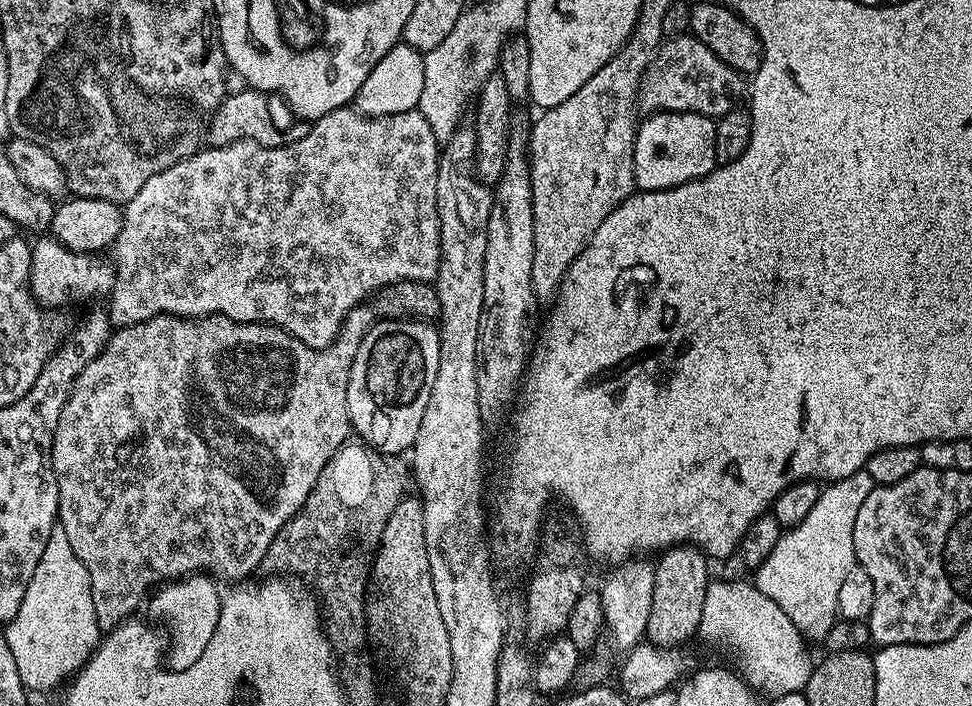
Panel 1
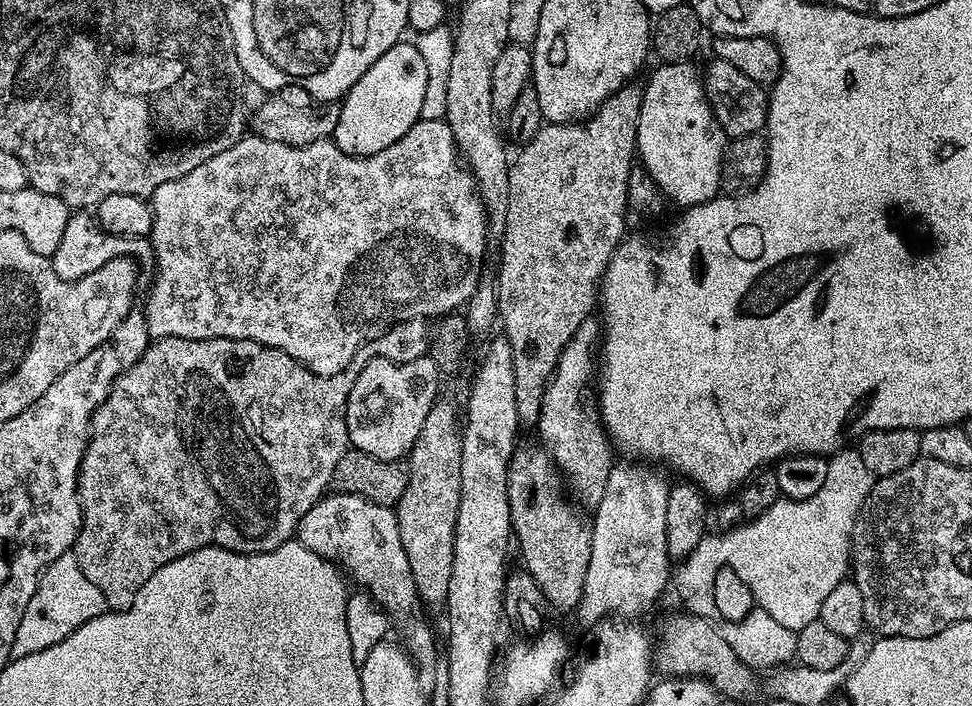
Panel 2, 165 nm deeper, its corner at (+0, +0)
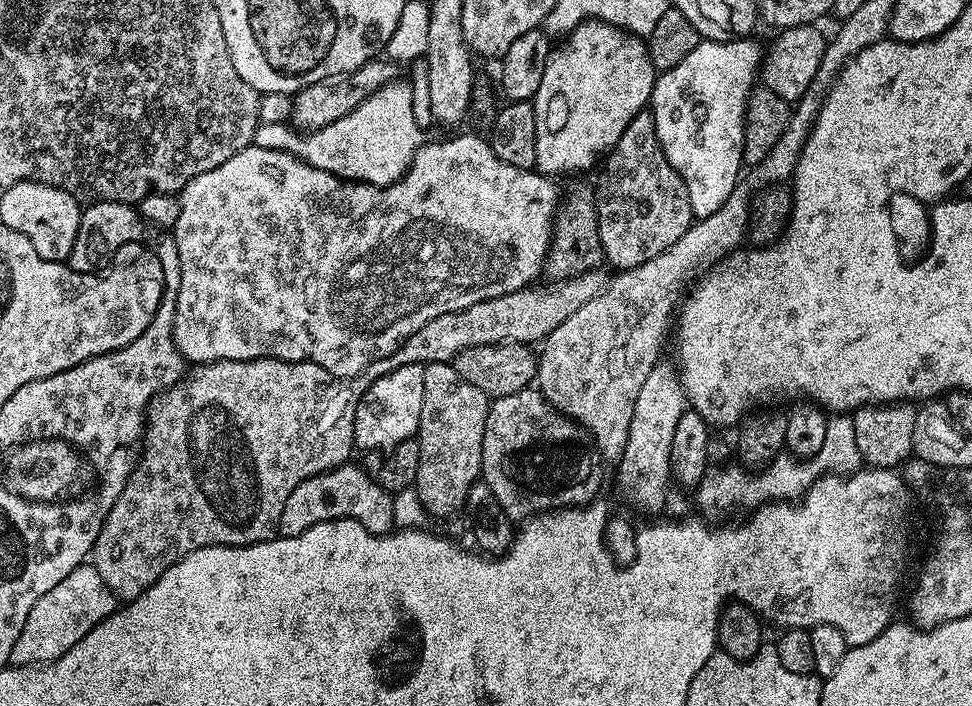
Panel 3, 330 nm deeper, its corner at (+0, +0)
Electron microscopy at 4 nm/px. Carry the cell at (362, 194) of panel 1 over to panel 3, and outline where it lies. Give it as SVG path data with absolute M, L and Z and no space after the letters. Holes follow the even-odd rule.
M452 136L449 140L436 140L433 144L421 143L404 177L387 188L359 184L357 180L343 180L326 170L310 166L289 152L255 146L243 148L234 154L234 158L226 158L222 166L214 166L214 170L195 176L178 193L178 220L170 230L178 246L180 263L172 340L185 361L196 366L213 364L216 360L278 358L294 362L308 360L325 368L331 376L359 376L367 370L370 362L378 362L394 354L406 338L422 330L426 322L434 322L434 318L442 318L442 314L466 310L466 306L474 306L474 302L486 302L486 298L498 298L507 292L529 287L535 281L532 279L544 271L544 260L552 244L552 226L562 200L559 190L552 184L555 183L542 172L502 162L502 158L494 154L491 143L480 136Z

